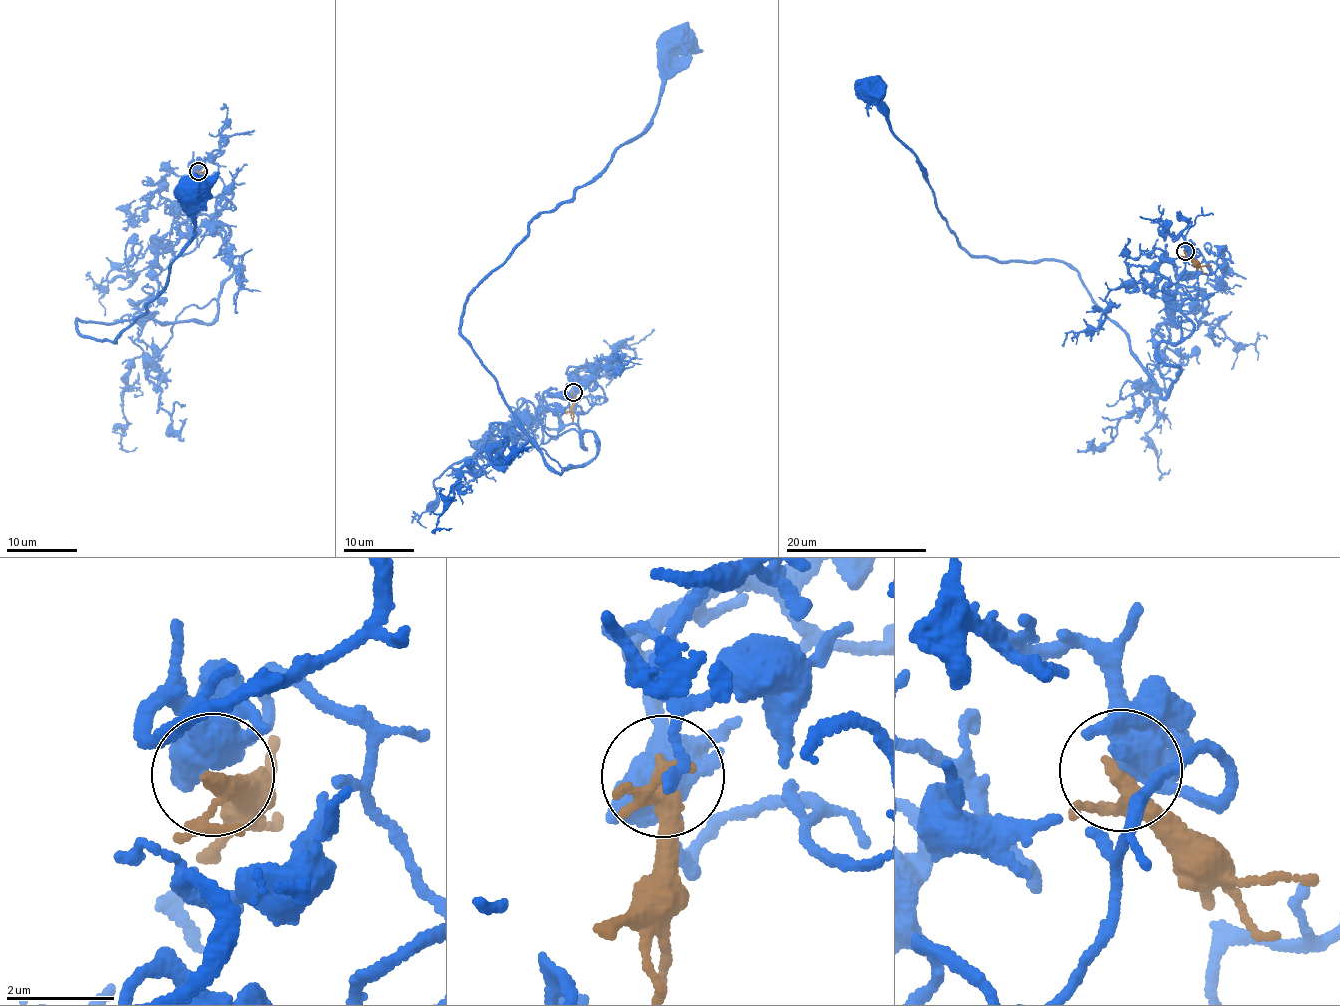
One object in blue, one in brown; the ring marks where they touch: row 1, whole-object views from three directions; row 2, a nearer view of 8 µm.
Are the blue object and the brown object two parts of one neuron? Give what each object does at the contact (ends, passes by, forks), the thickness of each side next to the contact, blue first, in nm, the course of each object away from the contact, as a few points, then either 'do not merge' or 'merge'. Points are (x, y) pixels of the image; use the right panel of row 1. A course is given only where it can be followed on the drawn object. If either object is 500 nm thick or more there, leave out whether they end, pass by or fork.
500/280 nm | blue via (1186, 251), (1163, 301), (1190, 334), (1156, 350), (1171, 381), (1077, 271), (959, 245), (872, 88) | brown via (1186, 251), (1206, 273) | do not merge

